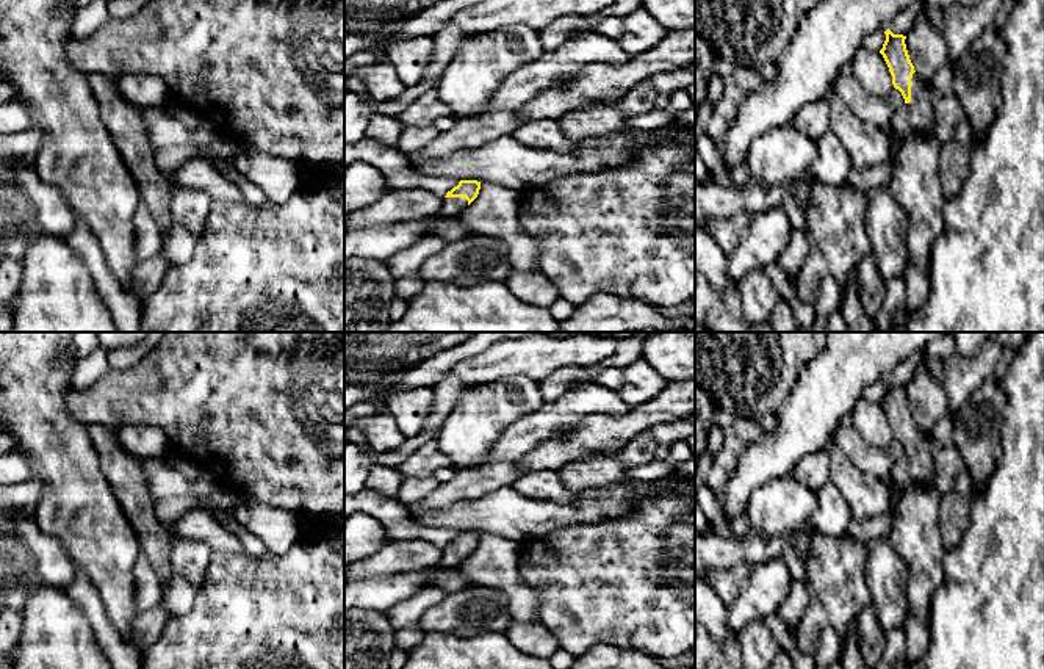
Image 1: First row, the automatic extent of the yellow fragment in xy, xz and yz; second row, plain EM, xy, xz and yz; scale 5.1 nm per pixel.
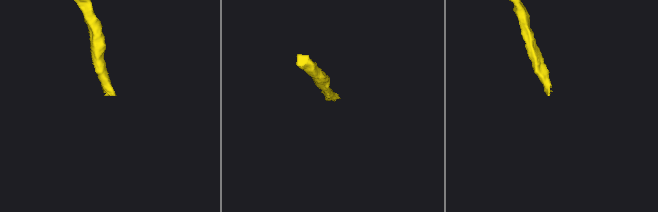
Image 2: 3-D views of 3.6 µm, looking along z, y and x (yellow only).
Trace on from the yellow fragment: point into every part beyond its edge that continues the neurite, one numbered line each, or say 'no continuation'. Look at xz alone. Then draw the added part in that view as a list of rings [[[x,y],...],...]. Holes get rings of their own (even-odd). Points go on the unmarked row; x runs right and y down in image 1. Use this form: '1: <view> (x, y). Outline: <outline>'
1: xz (451, 558). Outline: [[[443,548],[440,567],[457,569],[468,558],[465,548]]]

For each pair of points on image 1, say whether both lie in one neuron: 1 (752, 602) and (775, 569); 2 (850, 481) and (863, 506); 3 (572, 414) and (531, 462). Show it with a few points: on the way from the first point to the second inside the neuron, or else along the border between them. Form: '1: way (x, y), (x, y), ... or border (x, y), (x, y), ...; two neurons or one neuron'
1: way (759, 594), (774, 577); one neuron
2: way (856, 488), (863, 500); one neuron
3: border (587, 417), (568, 430), (542, 439), (523, 455); two neurons

